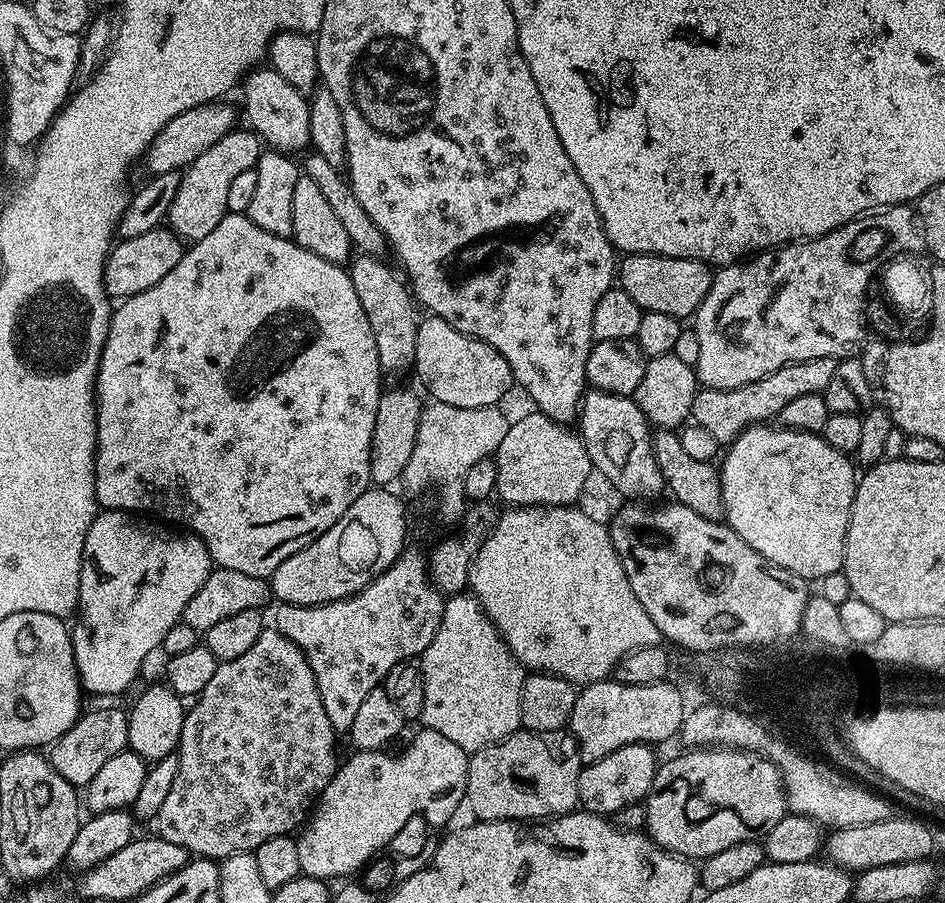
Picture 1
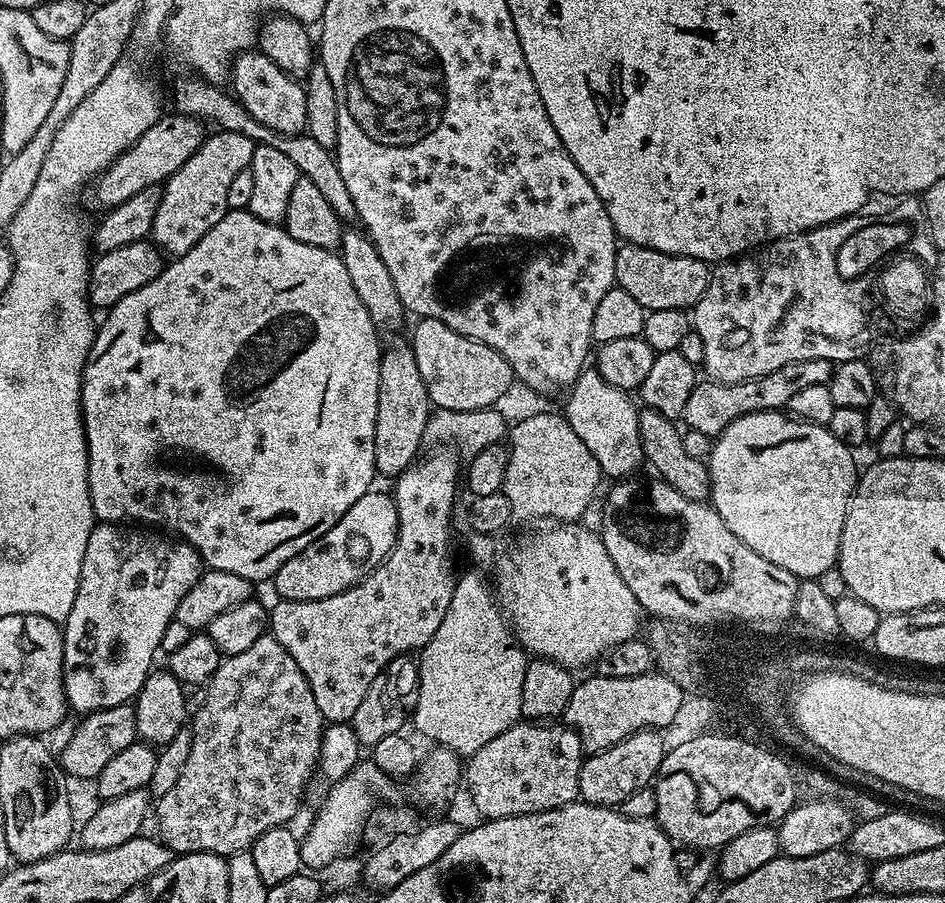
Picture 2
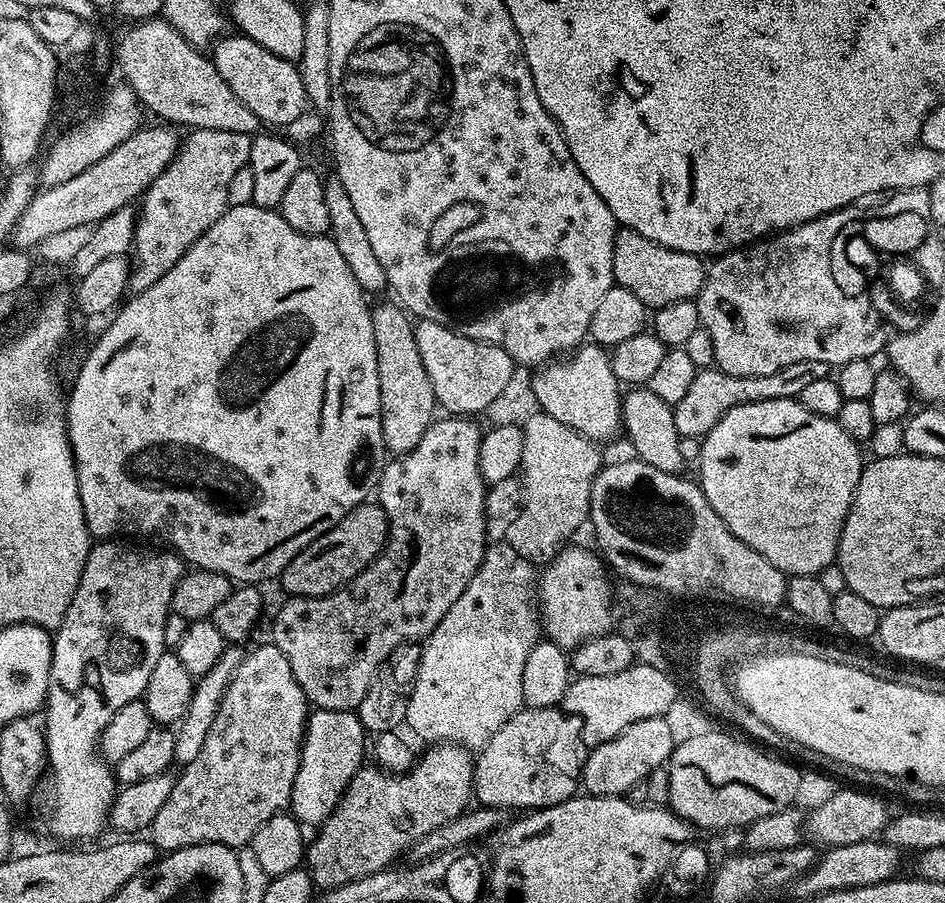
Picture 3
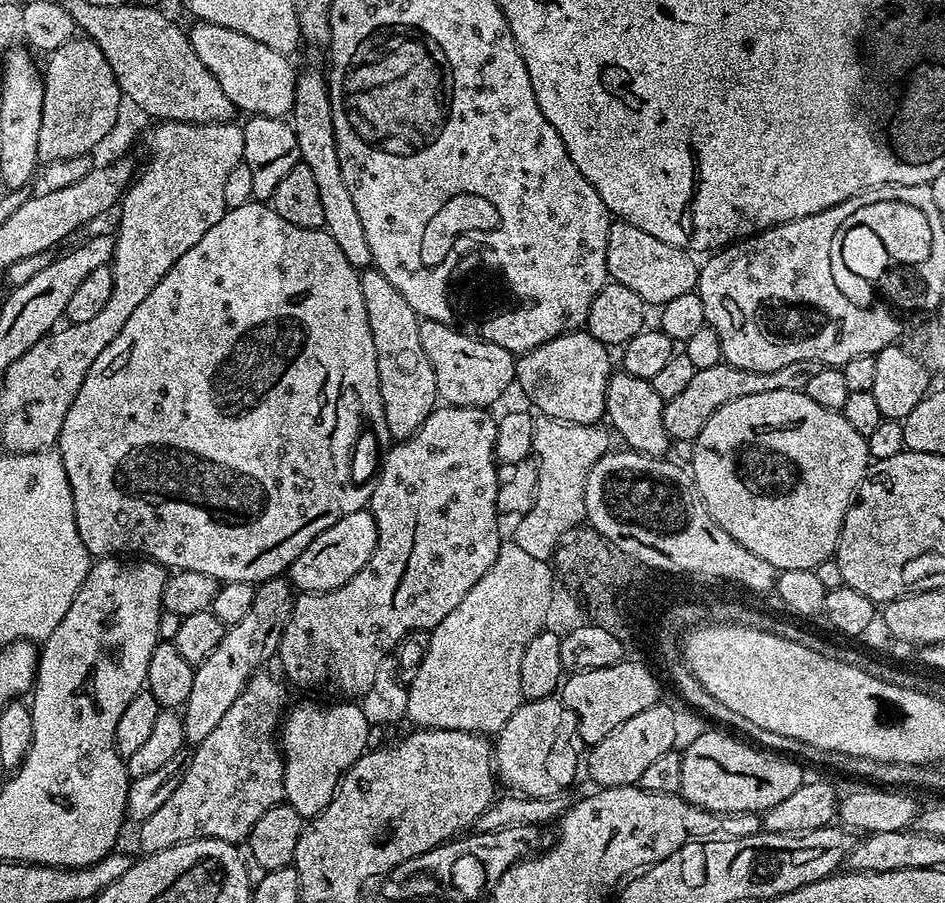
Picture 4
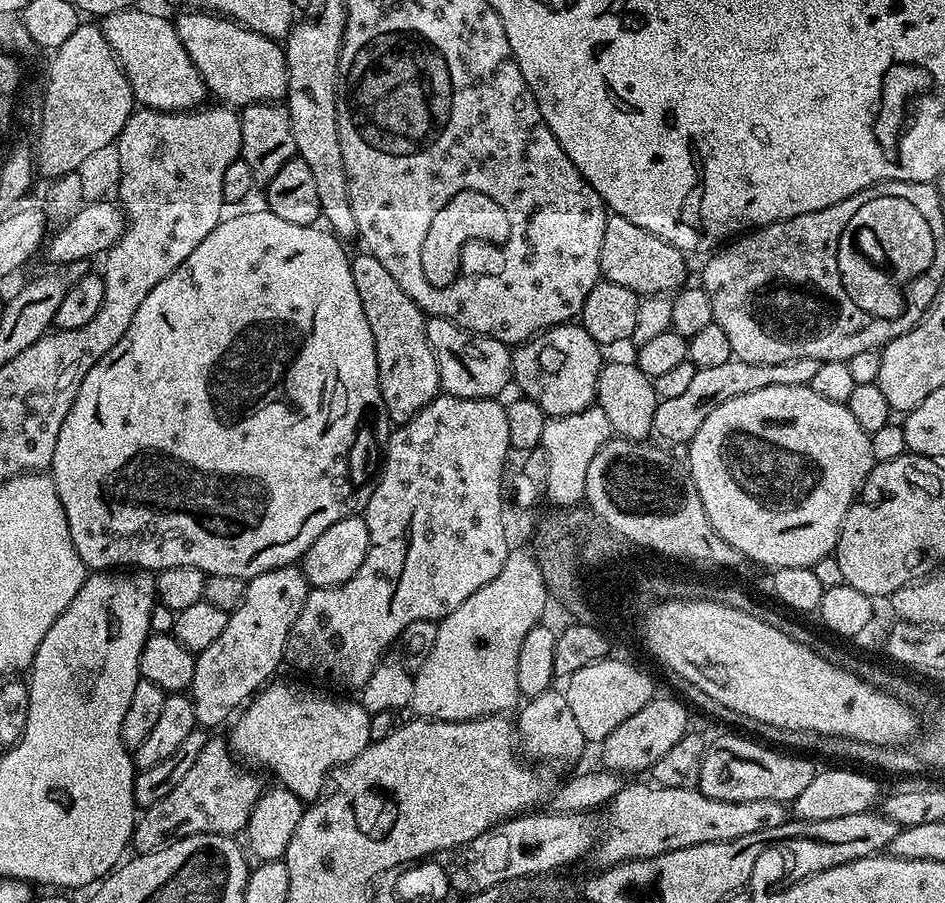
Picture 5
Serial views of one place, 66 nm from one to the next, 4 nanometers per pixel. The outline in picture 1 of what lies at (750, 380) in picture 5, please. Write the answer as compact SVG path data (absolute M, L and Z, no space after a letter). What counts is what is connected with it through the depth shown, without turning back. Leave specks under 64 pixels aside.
M810 358L806 362L782 366L782 370L766 374L766 378L750 382L746 386L738 386L734 390L701 387L694 398L691 423L706 430L720 446L727 446L738 439L747 428L775 421L780 411L789 402L794 402L794 398L802 398L802 394L823 394L834 374L836 363L838 362L834 358Z

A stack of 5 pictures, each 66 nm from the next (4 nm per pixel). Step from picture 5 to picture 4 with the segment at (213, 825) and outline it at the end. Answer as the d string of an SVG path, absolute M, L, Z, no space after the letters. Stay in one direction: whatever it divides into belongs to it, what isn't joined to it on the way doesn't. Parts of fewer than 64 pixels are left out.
M261 670L246 682L246 686L230 710L202 738L202 742L195 745L192 761L187 761L182 782L178 782L174 794L162 802L162 806L150 818L139 821L141 853L151 854L161 852L170 846L178 846L182 842L191 840L221 840L239 845L247 841L250 830L254 830L254 822L266 814L275 804L284 800L284 758L281 745L278 743L278 733L282 728L282 721L286 715L284 708L284 688L268 673Z

